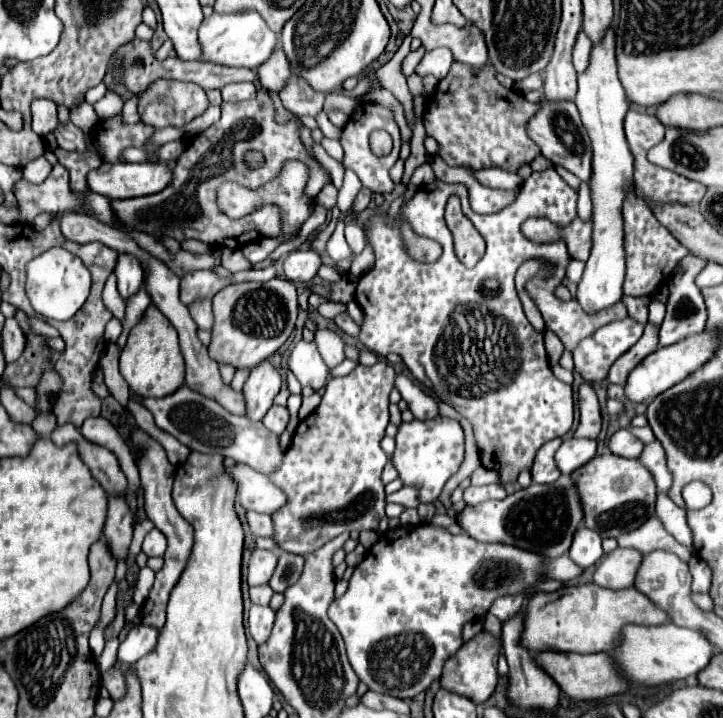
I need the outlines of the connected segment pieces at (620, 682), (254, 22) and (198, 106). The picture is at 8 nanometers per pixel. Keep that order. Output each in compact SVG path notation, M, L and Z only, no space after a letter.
M544 651L544 653L536 653L534 661L574 701L598 701L598 699L606 699L606 697L612 697L612 695L618 695L618 693L624 693L626 689L630 689L630 685L618 675L618 671L616 671L608 653L580 655L580 653Z
M244 11L244 13L230 13L220 15L212 13L206 17L198 29L198 41L202 47L202 61L218 63L226 67L246 67L246 69L258 69L262 61L266 61L274 47L278 45L278 37L268 29L264 19L256 11Z
M160 79L154 85L150 85L148 91L140 93L140 103L138 103L138 113L142 117L144 123L156 127L156 129L164 129L168 125L174 127L182 127L184 123L192 121L194 117L202 115L208 109L210 101L206 97L206 91L196 85L196 83L184 83L184 81L166 81Z

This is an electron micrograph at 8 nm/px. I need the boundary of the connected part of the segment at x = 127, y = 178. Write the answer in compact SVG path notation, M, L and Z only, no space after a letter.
M102 163L88 173L88 189L108 199L154 195L172 181L164 163Z

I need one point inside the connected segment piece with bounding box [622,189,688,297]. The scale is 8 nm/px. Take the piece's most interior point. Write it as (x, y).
(652, 253)

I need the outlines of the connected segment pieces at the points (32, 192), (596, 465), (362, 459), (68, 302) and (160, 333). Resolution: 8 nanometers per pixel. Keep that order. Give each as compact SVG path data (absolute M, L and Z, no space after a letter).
M58 163L52 167L48 179L44 183L28 183L20 179L12 187L14 197L20 203L22 219L30 223L38 213L60 213L60 211L80 211L80 197L72 193L68 183L68 171Z
M604 453L592 457L592 461L576 469L572 473L572 481L576 481L580 503L584 505L584 525L600 537L618 537L634 531L654 515L656 483L638 459L624 459L614 453Z
M384 359L370 367L356 365L356 369L348 375L332 377L324 387L322 403L298 423L280 469L270 475L270 481L288 495L288 503L272 515L276 529L274 539L282 551L308 555L344 531L378 529L386 507L384 483L380 481L380 475L388 463L380 441L388 425L388 395L394 387L394 379L396 371L390 363L384 363Z
M52 247L26 265L26 295L34 311L44 319L56 321L70 319L84 305L88 293L90 293L90 271L76 255L68 253L66 249Z
M152 303L128 335L126 347L120 355L120 373L130 389L144 397L166 397L184 383L184 357L180 353L178 333Z

